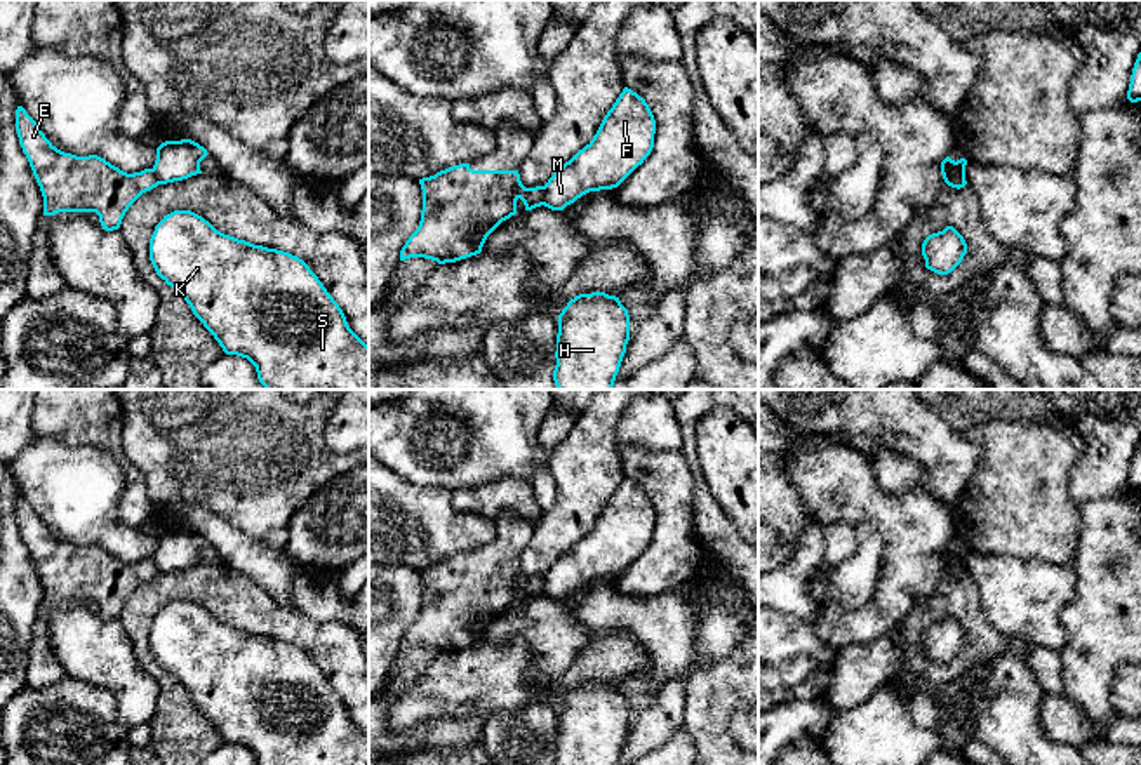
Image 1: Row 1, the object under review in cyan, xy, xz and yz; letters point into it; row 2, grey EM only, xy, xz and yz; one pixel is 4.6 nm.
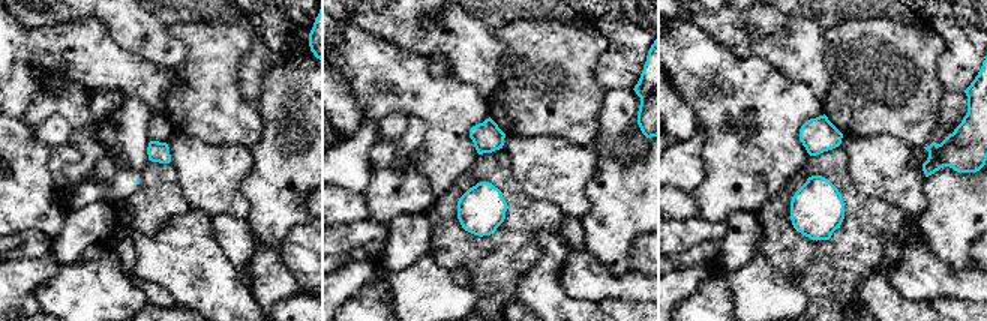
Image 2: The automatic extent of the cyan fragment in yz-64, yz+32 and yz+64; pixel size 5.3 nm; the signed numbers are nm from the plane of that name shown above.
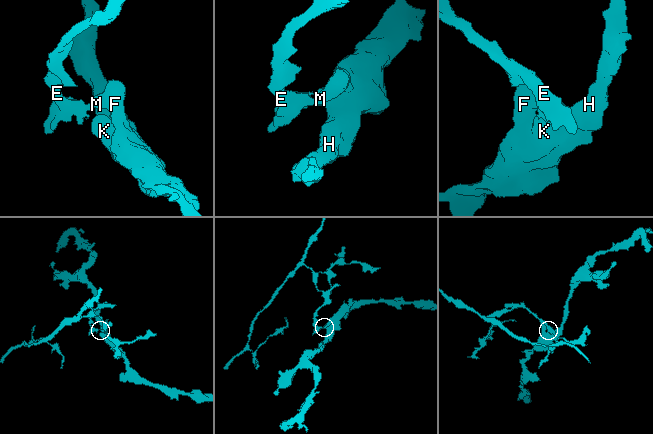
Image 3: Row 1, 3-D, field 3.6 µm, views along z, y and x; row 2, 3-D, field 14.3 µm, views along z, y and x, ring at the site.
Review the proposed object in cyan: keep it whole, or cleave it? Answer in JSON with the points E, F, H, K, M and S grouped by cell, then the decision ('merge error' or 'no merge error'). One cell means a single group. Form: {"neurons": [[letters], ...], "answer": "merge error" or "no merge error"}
{"neurons": [["E"], ["F", "H", "K", "M", "S"]], "answer": "merge error"}

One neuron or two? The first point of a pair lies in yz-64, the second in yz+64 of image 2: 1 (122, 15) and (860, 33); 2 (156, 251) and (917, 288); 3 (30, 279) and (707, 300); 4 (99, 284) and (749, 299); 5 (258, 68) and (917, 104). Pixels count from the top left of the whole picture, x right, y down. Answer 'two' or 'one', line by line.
1: two
2: two
3: two
4: one
5: two

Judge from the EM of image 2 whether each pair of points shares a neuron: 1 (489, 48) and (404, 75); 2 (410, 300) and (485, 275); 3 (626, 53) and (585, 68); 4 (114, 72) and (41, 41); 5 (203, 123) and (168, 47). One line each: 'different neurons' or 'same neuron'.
1: different neurons
2: different neurons
3: different neurons
4: same neuron
5: different neurons

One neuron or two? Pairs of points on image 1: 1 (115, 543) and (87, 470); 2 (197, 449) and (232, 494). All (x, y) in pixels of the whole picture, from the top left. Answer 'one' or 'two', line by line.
1: one
2: one

